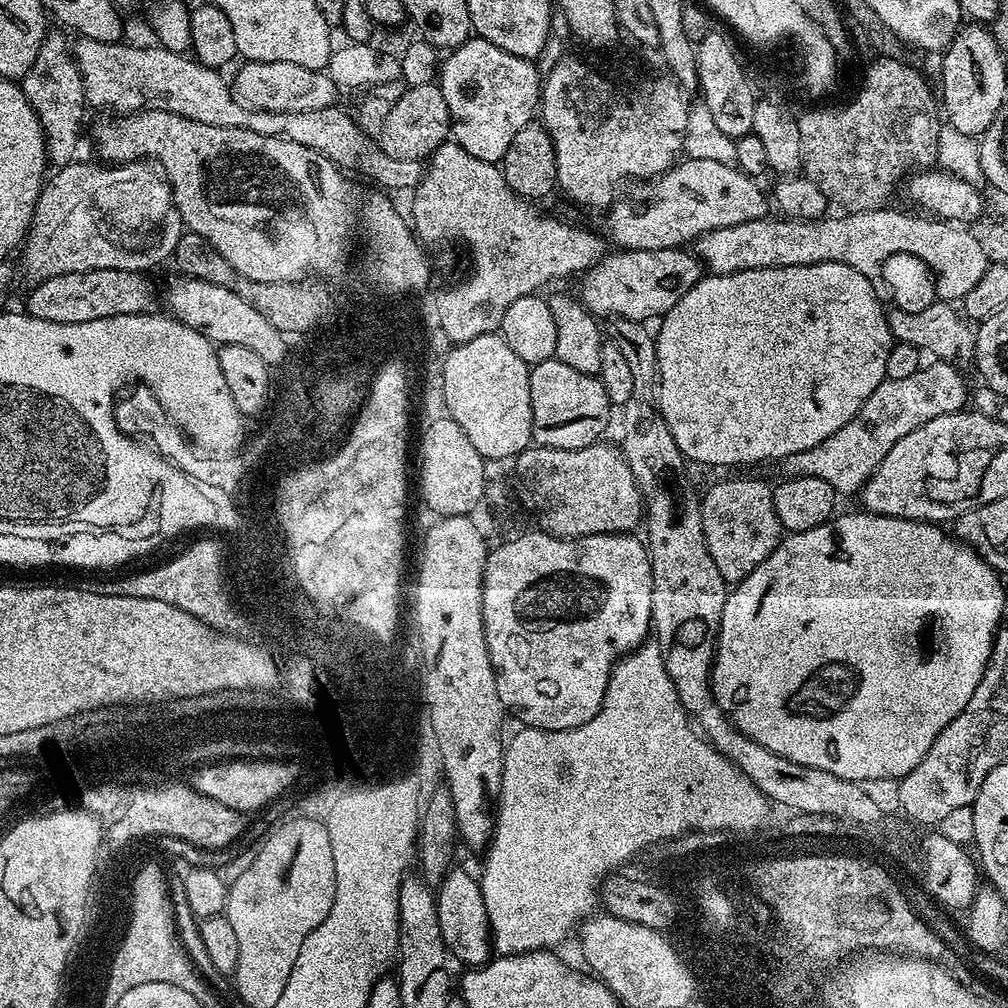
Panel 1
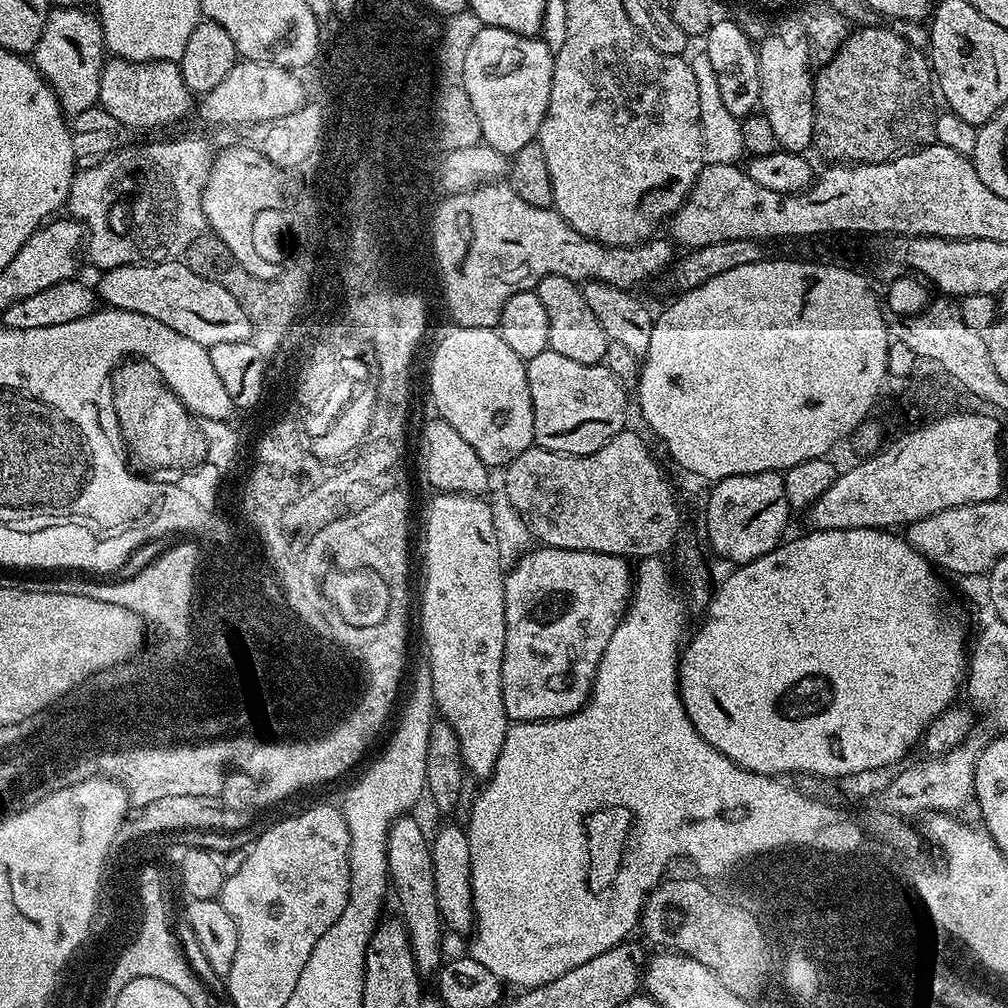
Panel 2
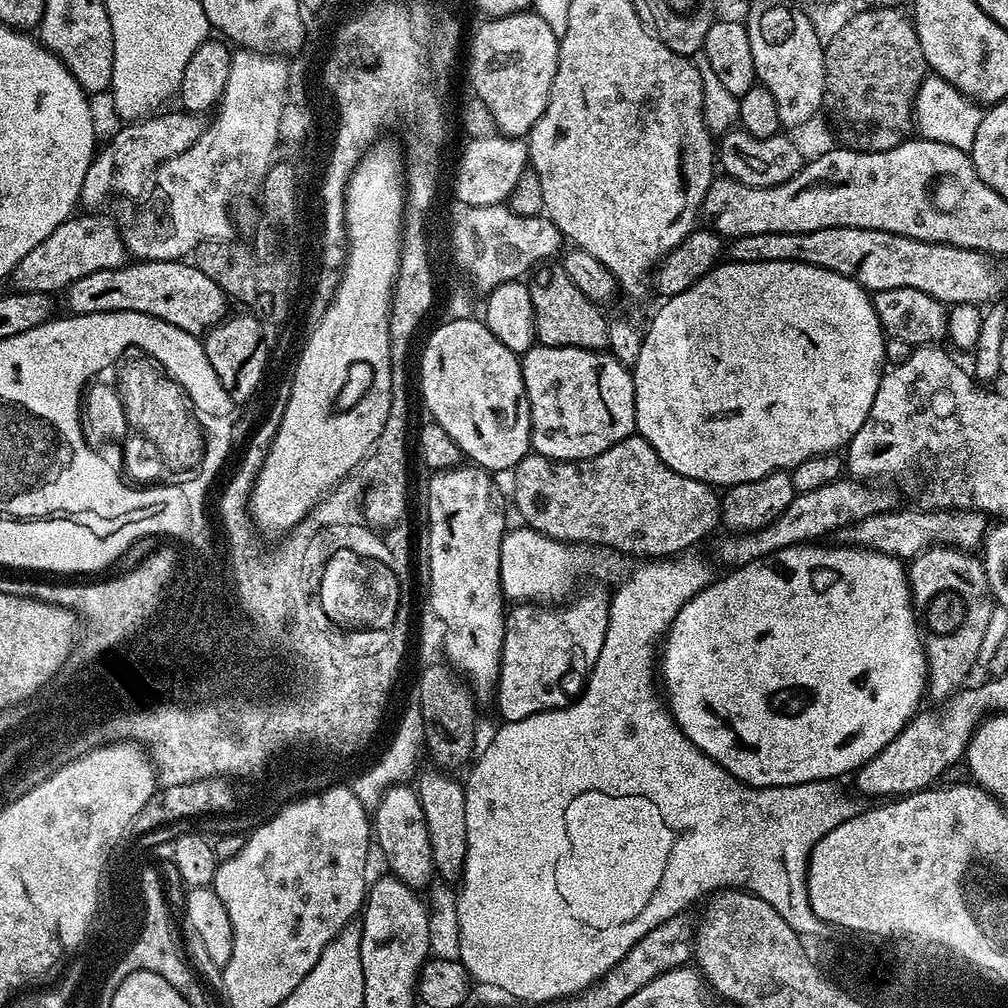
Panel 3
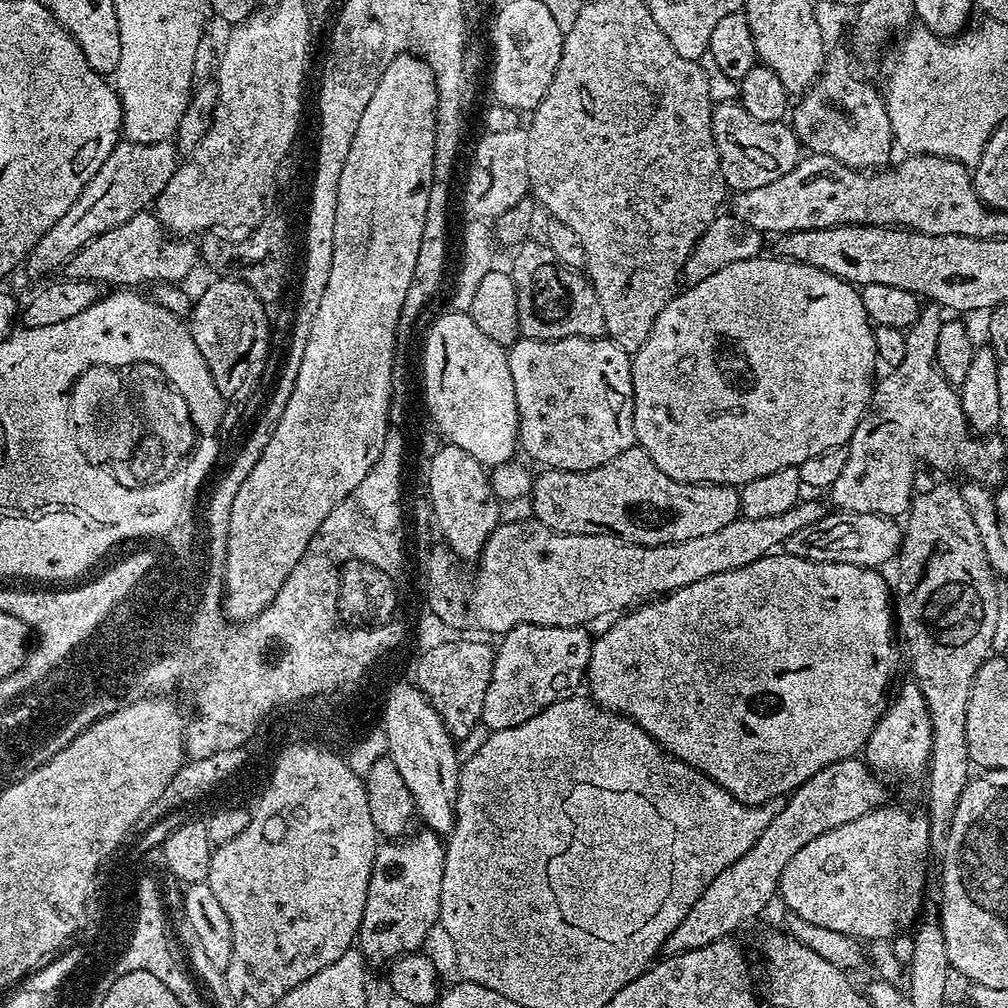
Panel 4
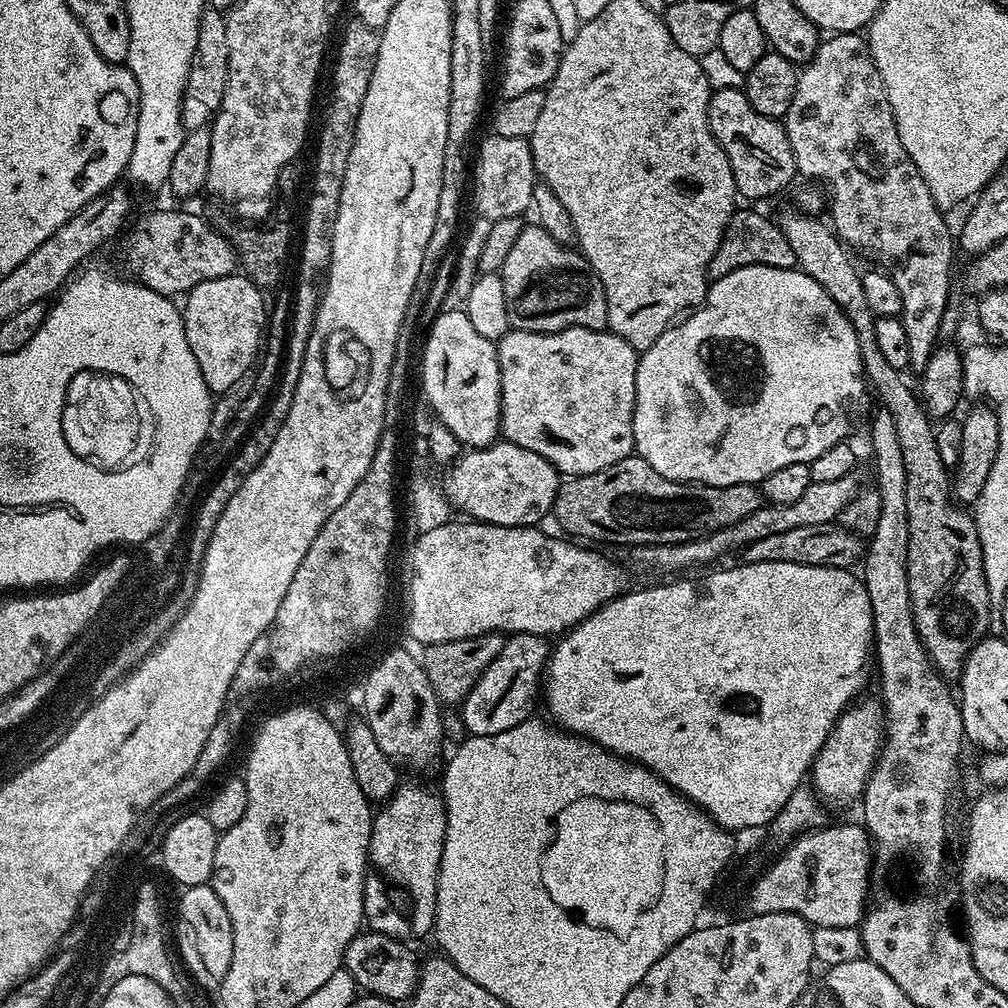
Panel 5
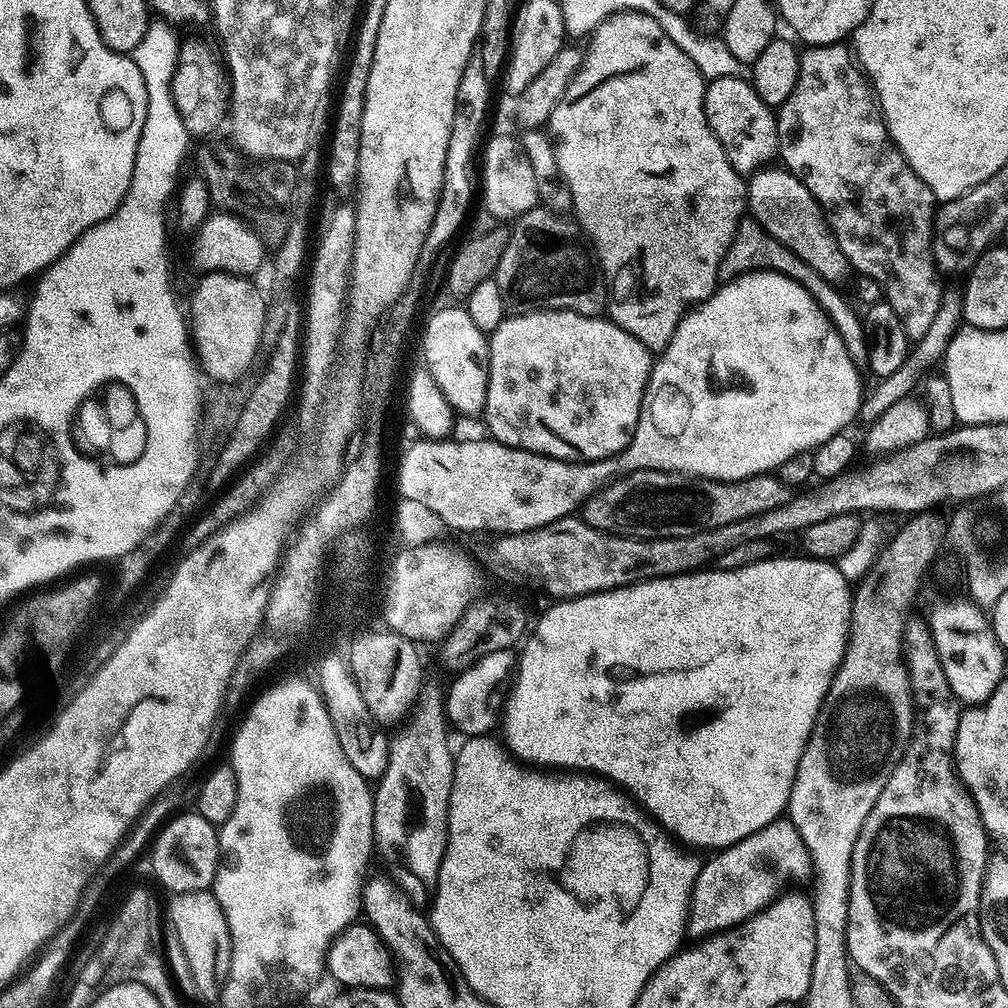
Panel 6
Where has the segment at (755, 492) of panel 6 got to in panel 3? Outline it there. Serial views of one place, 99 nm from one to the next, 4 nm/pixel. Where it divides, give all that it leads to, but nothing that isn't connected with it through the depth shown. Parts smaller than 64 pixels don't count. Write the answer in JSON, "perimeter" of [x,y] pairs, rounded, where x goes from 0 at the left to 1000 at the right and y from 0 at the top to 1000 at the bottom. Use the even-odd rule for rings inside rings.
{"perimeter":[[[633,431],[584,456],[547,456],[525,450],[507,465],[507,472],[506,496],[512,499],[517,517],[561,540],[608,544],[623,554],[667,554],[689,545],[693,536],[716,520],[711,485],[665,466],[649,442]]]}

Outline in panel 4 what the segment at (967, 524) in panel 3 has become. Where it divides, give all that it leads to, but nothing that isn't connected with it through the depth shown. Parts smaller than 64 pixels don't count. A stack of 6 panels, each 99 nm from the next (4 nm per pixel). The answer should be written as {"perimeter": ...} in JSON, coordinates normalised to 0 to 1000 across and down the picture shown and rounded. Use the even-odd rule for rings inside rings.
{"perimeter":[[[830,507],[828,511],[818,510],[814,516],[808,518],[808,522],[796,522],[796,526],[784,530],[784,534],[780,534],[776,541],[777,547],[797,556],[870,565],[876,564],[876,560],[884,561],[888,557],[893,539],[897,537],[897,525],[886,513],[835,507]]]}

